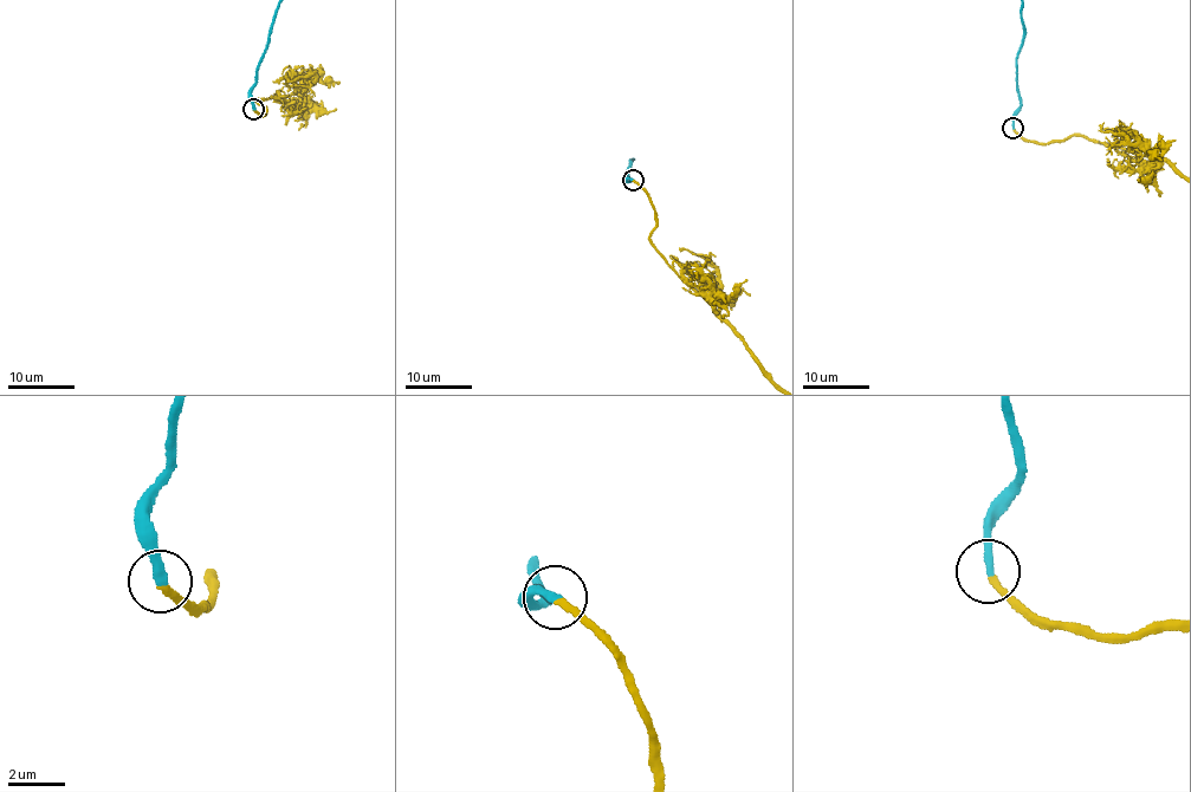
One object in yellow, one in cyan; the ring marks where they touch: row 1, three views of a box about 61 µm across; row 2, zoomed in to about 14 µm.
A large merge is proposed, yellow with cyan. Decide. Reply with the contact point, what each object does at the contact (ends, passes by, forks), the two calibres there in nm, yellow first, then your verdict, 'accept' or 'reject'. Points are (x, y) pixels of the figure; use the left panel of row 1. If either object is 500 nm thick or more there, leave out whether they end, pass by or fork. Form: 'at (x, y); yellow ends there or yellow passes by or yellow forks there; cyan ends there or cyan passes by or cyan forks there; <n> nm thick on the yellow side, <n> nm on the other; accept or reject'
at (253, 109); yellow ends there; cyan ends there; 260 nm thick on the yellow side, 320 nm on the other; accept

